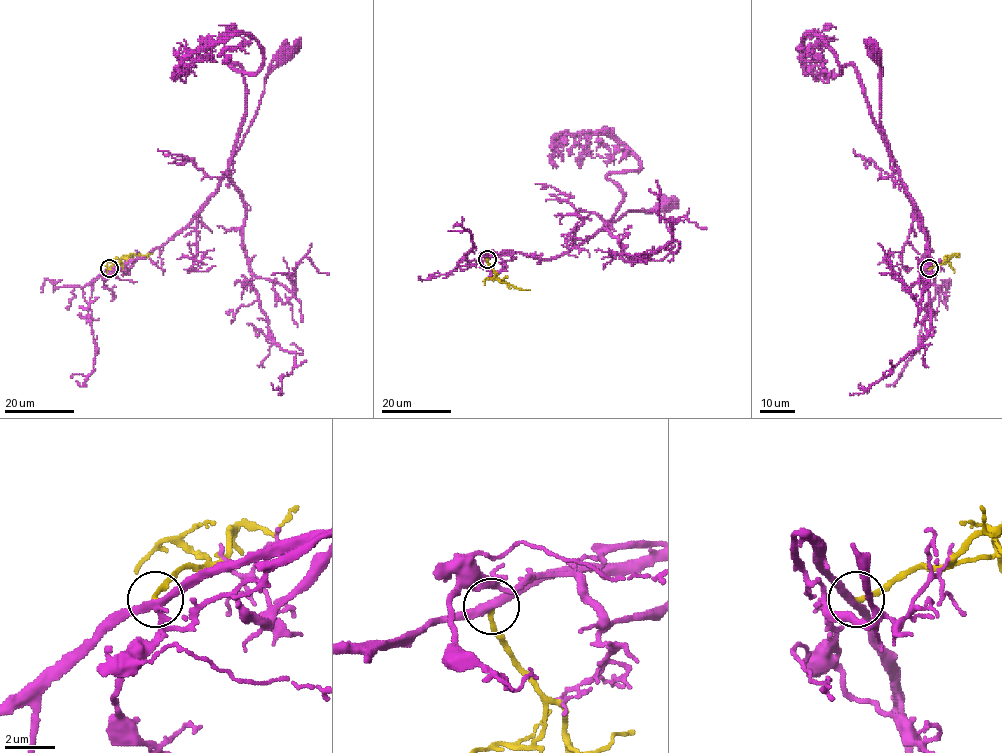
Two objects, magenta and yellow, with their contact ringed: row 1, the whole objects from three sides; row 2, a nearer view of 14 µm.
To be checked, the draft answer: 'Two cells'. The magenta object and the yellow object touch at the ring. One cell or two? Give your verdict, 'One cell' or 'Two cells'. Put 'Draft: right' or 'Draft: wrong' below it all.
Two cells
Draft: right

